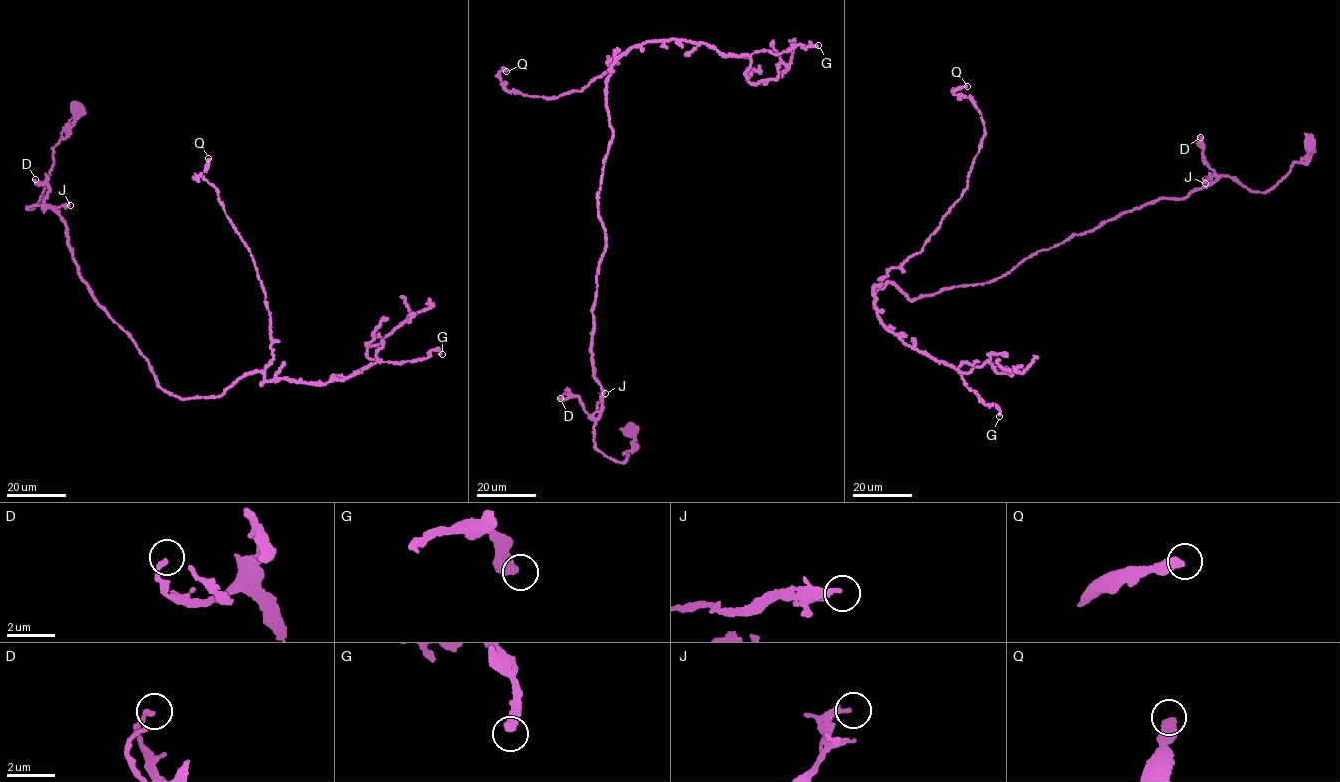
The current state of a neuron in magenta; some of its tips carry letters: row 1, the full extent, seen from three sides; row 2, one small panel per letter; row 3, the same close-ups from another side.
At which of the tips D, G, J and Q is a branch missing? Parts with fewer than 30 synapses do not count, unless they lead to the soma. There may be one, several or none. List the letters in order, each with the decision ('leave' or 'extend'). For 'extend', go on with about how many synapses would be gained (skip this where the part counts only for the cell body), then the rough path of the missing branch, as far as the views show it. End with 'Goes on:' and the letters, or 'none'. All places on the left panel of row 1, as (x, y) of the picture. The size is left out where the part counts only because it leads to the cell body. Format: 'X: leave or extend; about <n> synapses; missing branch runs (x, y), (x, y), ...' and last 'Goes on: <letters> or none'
D: leave
G: leave
J: leave
Q: leave
Goes on: none

